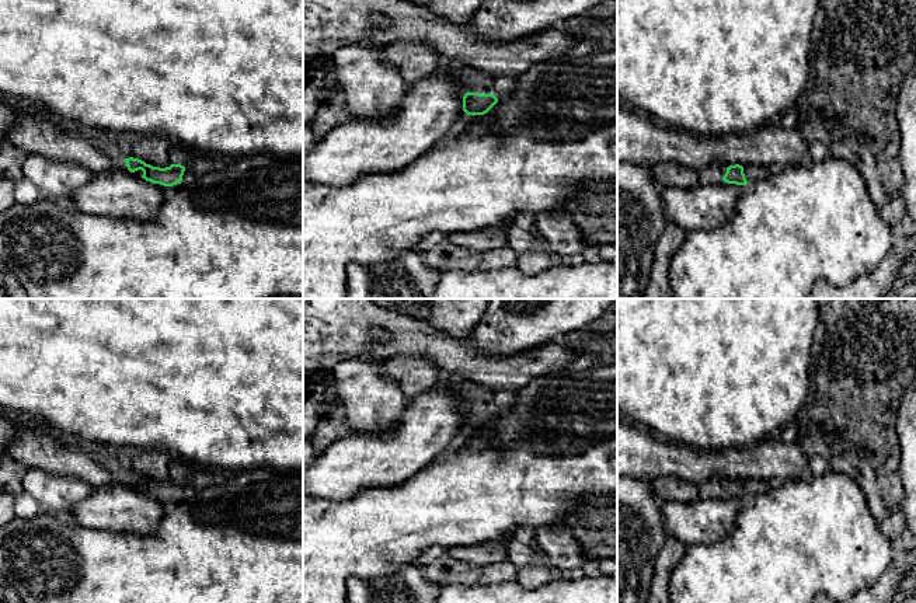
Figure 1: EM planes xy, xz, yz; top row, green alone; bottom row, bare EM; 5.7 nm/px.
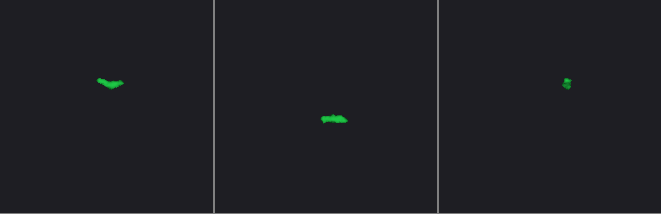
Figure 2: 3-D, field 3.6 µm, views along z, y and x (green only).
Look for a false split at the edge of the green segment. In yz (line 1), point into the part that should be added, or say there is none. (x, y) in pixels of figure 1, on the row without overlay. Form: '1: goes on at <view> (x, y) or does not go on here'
1: goes on at yz (709, 488)

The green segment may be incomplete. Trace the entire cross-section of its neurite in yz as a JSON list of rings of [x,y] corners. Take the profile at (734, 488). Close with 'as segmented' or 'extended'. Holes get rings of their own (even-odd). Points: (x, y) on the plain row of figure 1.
[[[739,478],[729,481],[722,480],[720,484],[713,480],[707,480],[700,482],[697,489],[699,498],[701,499],[717,498],[721,494],[728,498],[746,499],[767,492],[770,485],[769,481],[756,478],[748,478],[745,481]]]; extended

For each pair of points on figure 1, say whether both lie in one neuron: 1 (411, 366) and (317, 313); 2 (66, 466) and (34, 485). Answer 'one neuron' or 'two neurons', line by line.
1: two neurons
2: two neurons

